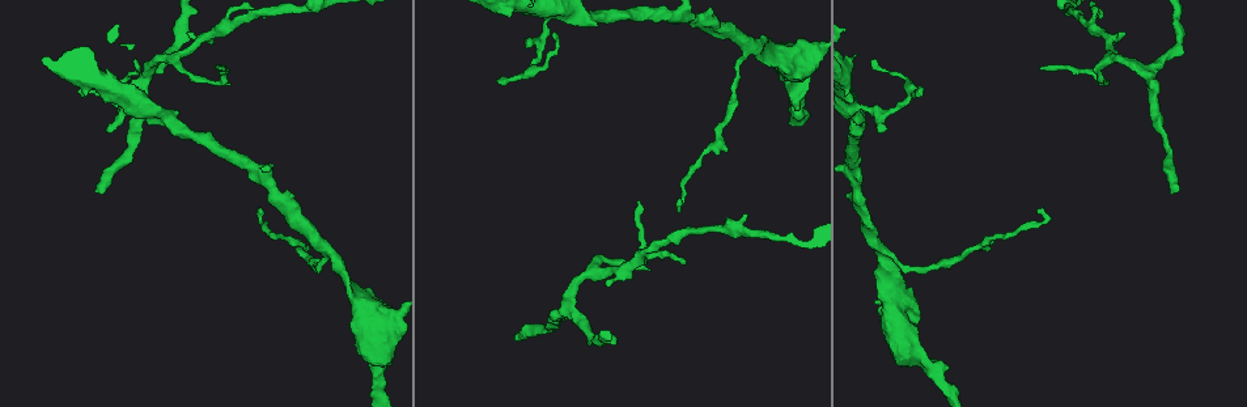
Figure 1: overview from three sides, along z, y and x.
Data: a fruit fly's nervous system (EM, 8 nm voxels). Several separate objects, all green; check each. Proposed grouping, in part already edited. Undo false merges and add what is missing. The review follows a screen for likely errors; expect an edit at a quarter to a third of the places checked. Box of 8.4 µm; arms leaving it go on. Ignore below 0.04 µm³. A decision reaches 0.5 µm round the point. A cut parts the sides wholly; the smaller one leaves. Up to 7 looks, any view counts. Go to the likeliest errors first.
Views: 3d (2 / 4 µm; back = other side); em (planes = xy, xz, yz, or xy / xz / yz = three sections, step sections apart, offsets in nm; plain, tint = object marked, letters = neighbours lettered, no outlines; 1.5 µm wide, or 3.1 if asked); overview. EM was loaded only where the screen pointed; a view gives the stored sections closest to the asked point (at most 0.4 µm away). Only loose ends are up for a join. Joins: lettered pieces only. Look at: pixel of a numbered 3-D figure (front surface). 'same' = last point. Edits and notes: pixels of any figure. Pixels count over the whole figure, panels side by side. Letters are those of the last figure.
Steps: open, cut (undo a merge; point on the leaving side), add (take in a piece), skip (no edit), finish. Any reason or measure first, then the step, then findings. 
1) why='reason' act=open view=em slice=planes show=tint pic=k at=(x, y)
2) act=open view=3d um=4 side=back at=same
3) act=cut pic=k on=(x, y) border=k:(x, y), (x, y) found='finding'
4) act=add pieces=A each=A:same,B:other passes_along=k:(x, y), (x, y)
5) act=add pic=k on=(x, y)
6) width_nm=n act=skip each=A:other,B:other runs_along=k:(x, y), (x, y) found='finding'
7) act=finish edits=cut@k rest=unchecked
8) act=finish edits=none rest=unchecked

why='free end' act=open view=em slice=xz step=4 show=letters pic=1 at=(1173, 190)

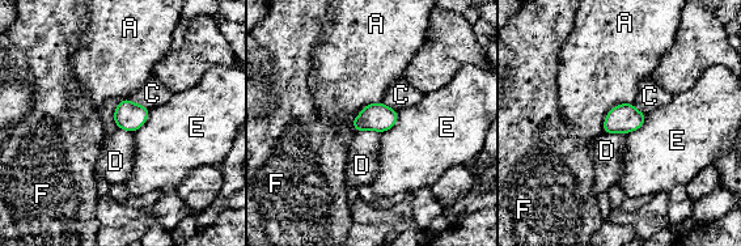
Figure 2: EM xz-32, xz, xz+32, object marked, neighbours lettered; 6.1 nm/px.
act=skip each=A:other,C:other,D:other,E:other,F:other found='no lettered piece goes on from it'

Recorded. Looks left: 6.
why='branch stops here' act=open view=3d um=2 pic=1 at=(132, 61)

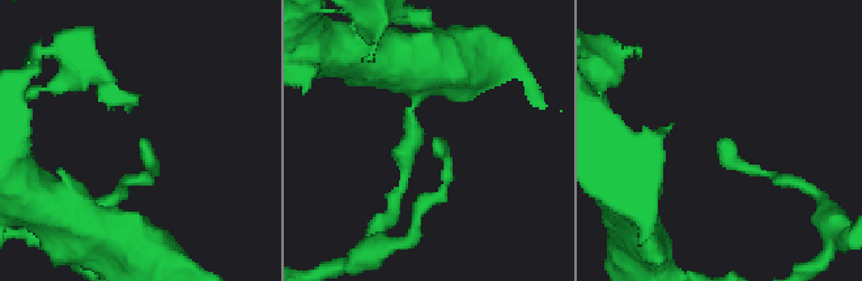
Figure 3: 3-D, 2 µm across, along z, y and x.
act=open view=em slice=planes show=letters pic=3 at=(436, 144)

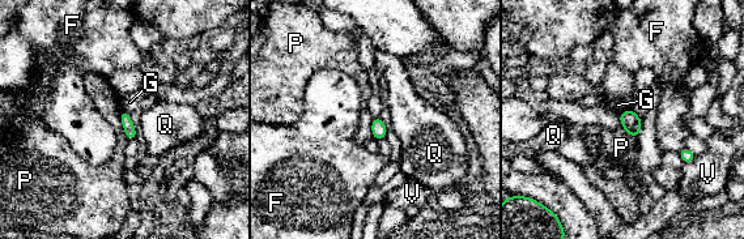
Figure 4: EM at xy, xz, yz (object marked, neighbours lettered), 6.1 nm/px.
width_nm=70 longest_contact=P:190nm act=skip each=F:other,G:other,P:other,Q:other,V:other found='no lettered piece goes on from it'

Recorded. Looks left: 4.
why='free end' act=open view=em slice=xy step=8 show=tint pic=1 at=(637, 204)

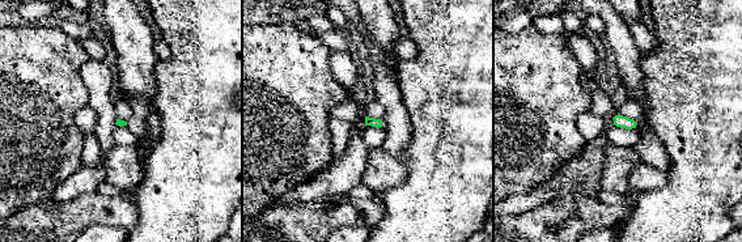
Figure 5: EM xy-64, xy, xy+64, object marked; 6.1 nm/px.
act=open view=em slice=planes show=letters at=same

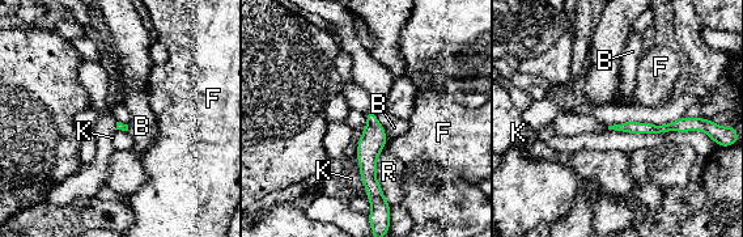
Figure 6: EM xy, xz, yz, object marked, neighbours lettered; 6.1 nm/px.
act=skip each=B:other,F:other,K:other,R:other found='none of them fits'

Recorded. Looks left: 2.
act=finish edits=none rest=unchecked

